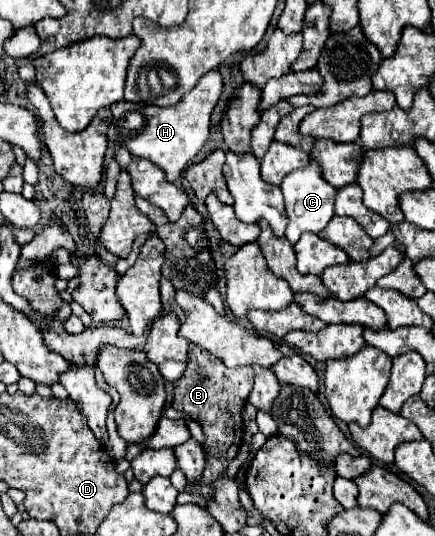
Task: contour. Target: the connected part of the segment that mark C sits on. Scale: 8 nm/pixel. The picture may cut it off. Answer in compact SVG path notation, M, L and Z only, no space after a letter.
M310 162L302 170L294 170L288 174L282 182L282 194L284 194L284 204L288 212L288 228L286 228L286 238L296 244L302 232L322 232L326 224L334 216L334 198L336 198L336 188L330 186L324 176L322 176L322 166L318 162Z

